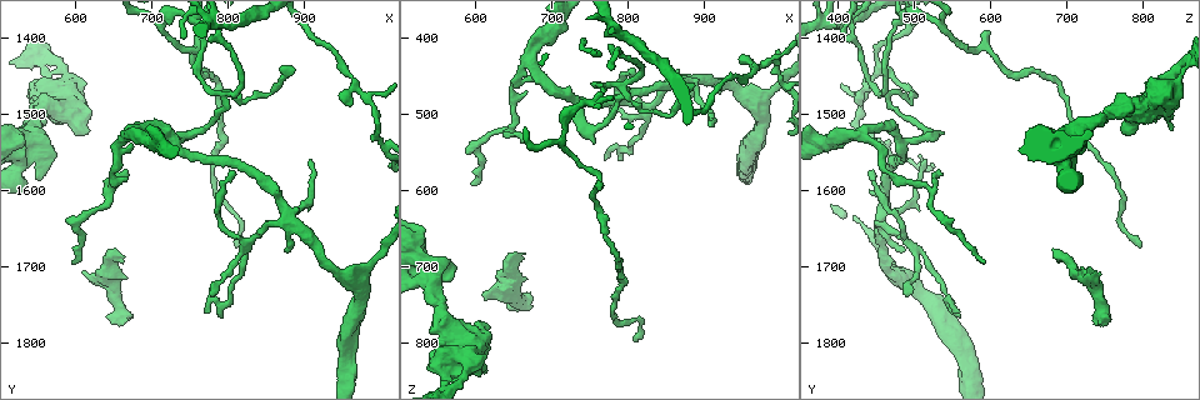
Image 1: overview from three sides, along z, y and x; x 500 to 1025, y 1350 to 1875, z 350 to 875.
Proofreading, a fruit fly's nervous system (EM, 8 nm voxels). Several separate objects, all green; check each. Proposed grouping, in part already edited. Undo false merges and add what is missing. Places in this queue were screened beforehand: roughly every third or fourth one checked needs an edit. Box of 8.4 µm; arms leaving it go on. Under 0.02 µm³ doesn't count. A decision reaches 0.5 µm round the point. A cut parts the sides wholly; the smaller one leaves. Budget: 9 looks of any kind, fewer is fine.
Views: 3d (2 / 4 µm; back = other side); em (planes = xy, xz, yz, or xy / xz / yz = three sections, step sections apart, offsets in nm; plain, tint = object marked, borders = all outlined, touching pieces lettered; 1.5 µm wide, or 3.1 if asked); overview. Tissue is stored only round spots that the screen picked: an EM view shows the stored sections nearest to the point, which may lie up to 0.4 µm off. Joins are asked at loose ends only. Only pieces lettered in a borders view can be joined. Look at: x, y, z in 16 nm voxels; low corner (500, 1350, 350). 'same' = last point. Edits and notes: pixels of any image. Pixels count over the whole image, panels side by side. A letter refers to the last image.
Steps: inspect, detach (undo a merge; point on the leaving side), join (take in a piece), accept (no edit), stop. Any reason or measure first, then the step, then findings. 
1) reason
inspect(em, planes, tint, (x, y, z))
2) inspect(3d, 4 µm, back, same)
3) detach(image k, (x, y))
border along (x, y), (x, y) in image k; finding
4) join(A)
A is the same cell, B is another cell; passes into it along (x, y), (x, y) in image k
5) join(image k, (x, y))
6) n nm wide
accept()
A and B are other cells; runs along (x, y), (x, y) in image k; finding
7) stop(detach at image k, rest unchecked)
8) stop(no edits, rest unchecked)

abrupt turn
inspect(3d, 4 µm, (650, 1590, 515))

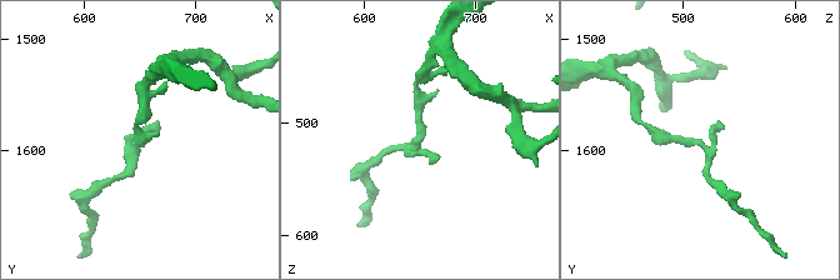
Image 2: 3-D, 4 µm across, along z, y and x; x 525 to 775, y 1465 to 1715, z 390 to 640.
inspect(em, yz, step 4, tint, (650, 1594, 516))

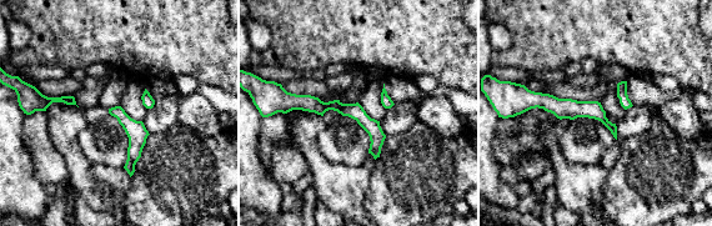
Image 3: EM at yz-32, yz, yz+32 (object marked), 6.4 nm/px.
cut it another way
inspect(em, planes, borders, same)

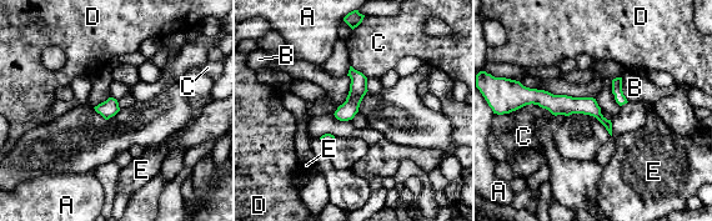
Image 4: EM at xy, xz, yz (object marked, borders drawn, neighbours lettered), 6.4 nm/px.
120 nm wide
accept()
A, B, C, D and E are other cells; border along (621, 78), (621, 90), (628, 101) in image 4; one neuron here

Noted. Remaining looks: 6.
calibre changes
inspect(3d, 4 µm, back, (575, 1490, 805))

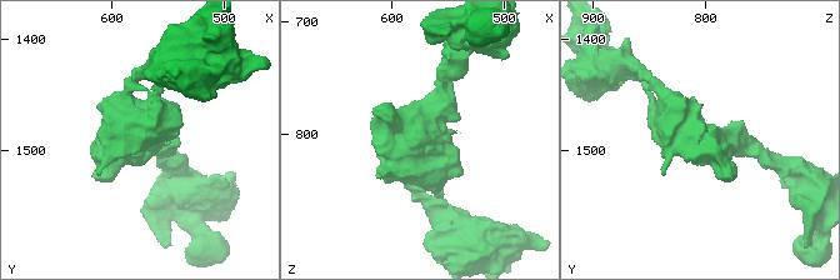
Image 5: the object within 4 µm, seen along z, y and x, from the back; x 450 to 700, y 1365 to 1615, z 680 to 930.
need the tissue
inspect(em, planes, borders, (578, 1490, 802))

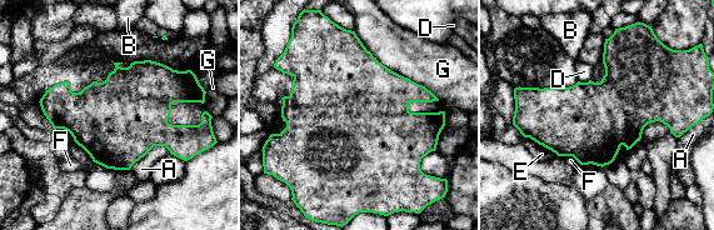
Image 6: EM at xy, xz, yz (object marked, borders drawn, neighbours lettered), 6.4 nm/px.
accept()
A, B, D, E, F and G are other cells; border along (590, 79), (579, 81) in image 6; continuous, no second neuron

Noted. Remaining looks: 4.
three arms meet
inspect(em, planes, borders, (795, 1480, 465))

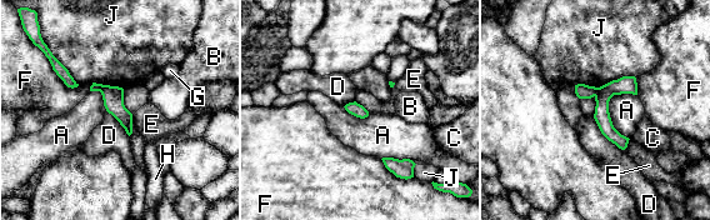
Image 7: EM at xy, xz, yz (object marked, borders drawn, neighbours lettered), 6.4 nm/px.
90 nm wide
detach(image 7, (583, 91))
A, B, C, D, E, F, G, H and J are other cells; border along (598, 88), (594, 95) in image 7; two neurons meet here

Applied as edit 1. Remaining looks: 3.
see it whole again
inspect(overview)

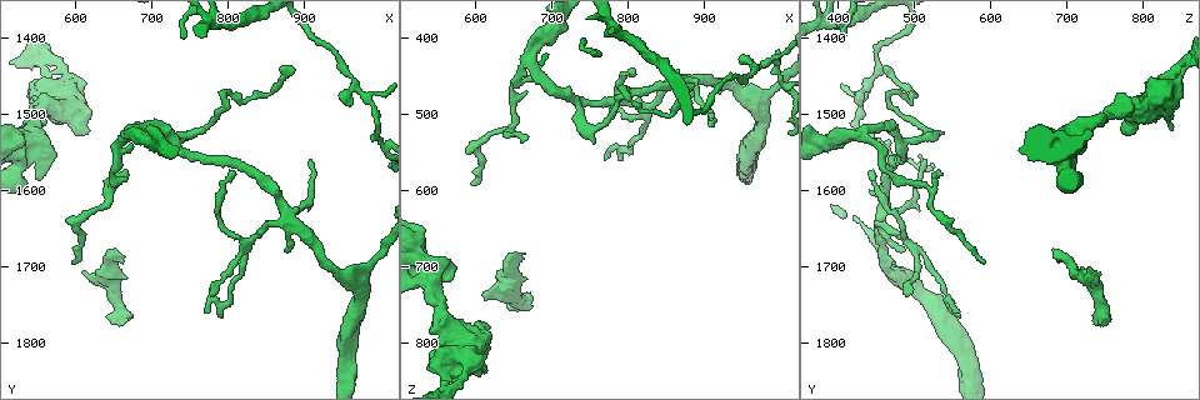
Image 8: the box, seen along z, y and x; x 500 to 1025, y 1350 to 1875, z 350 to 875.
free end
inspect(em, planes, tint, (765, 1760, 555))

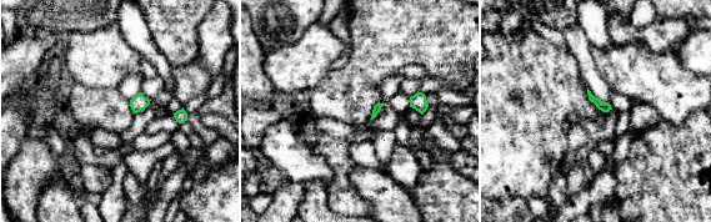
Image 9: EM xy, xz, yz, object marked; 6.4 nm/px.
inspect(em, planes, borders, same)

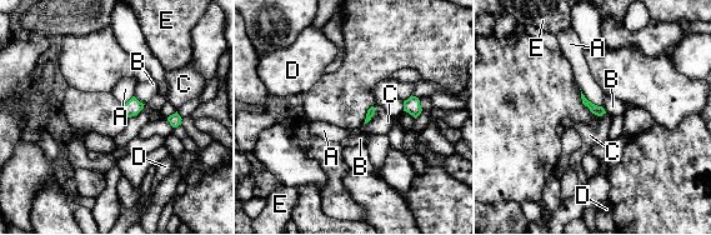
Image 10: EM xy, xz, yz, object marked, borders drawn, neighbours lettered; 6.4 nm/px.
accept()
A, B, C, D and E are other cells; border along (580, 88), (589, 100), (602, 108) in image 10; no lettered piece goes on from it

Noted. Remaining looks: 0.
stop(detach at image 7, rest unchecked)

